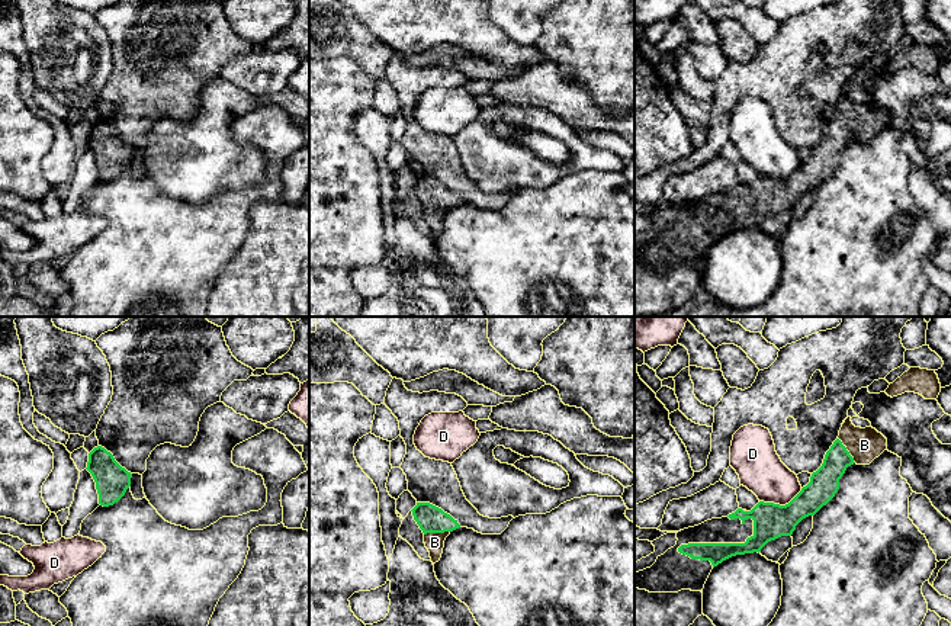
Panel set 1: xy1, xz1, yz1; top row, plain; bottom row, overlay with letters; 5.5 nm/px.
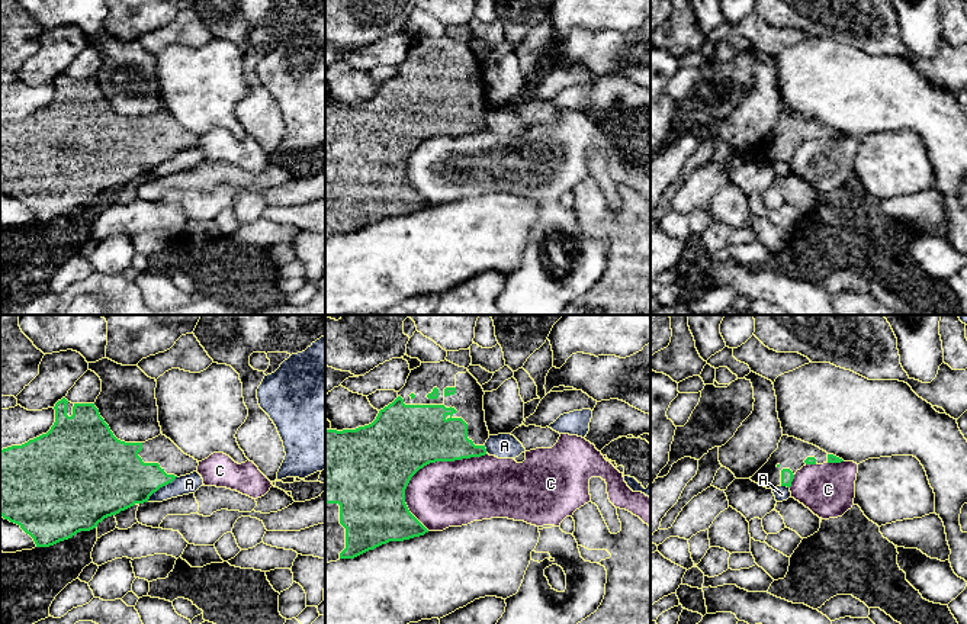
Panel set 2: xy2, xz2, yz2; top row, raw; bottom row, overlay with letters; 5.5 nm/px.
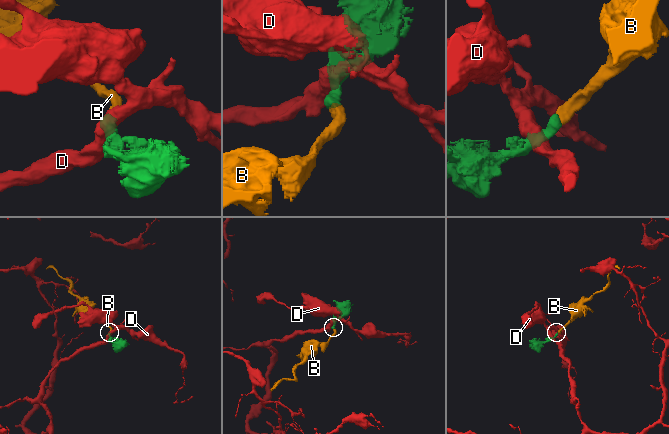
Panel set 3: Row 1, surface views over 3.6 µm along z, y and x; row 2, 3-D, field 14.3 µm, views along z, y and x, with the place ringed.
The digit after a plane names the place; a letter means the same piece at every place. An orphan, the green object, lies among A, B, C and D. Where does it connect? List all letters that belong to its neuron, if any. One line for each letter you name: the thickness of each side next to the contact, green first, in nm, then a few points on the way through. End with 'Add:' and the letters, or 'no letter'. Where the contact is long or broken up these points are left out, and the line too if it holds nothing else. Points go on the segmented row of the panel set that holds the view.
B: 150/110 nm | across xz1 (430, 519), (436, 525), (436, 532), (434, 542)
Add: B

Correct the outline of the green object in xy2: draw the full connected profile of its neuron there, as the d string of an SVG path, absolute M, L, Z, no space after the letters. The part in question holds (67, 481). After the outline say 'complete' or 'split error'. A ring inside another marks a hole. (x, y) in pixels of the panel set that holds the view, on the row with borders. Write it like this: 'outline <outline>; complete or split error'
outline M62 398L54 409L55 422L46 434L22 446L0 450L0 515L29 534L36 547L49 547L80 531L90 531L105 518L148 502L154 492L176 477L197 470L197 460L184 454L163 434L145 443L118 440L94 403L71 403Z; split error

